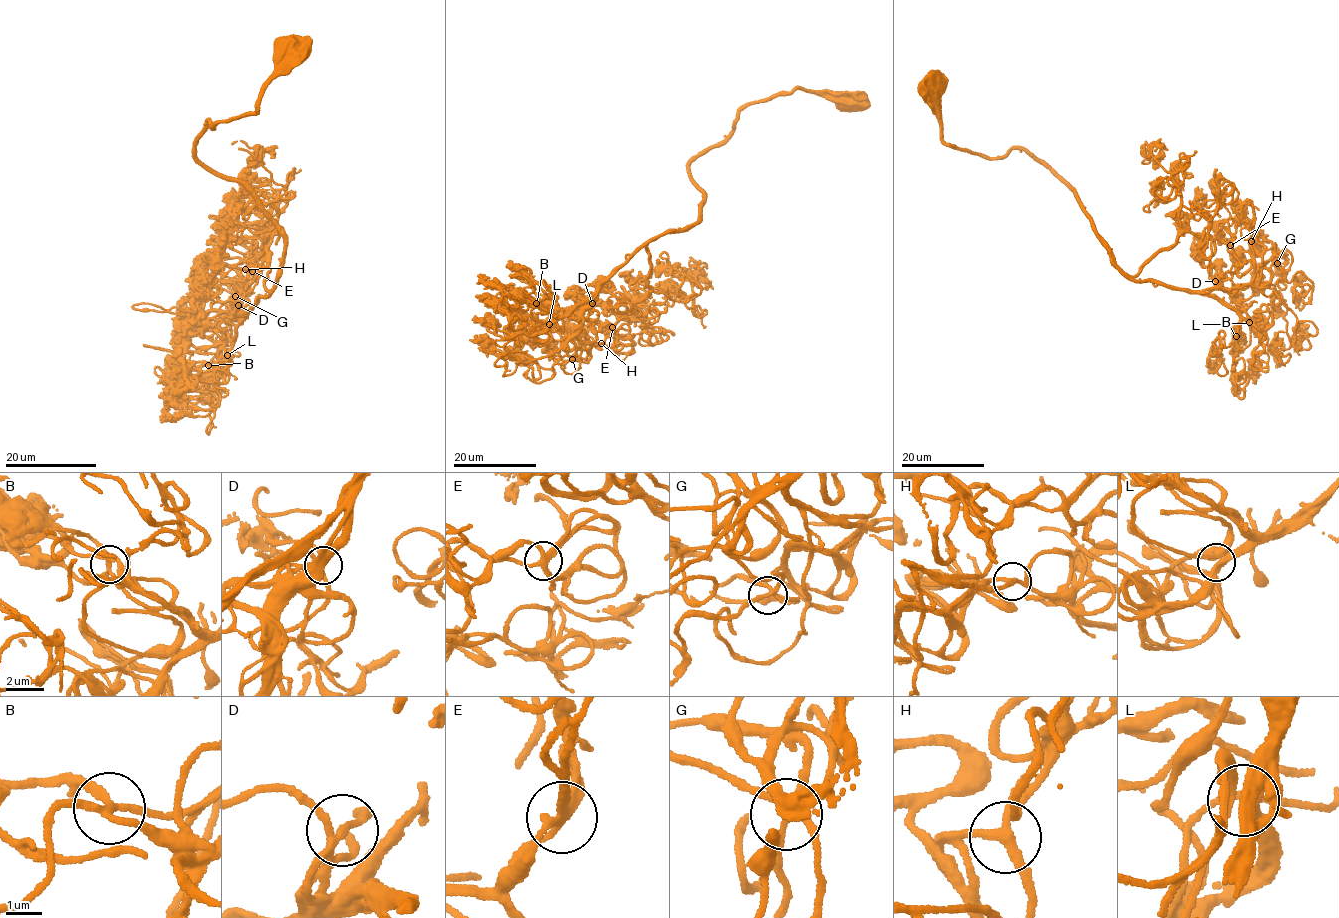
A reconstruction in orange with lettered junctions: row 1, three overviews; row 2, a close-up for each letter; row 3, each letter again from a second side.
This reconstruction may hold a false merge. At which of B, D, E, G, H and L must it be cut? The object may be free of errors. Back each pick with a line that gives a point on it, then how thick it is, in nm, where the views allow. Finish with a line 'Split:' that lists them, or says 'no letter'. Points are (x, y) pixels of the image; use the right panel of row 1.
Split: no letter

